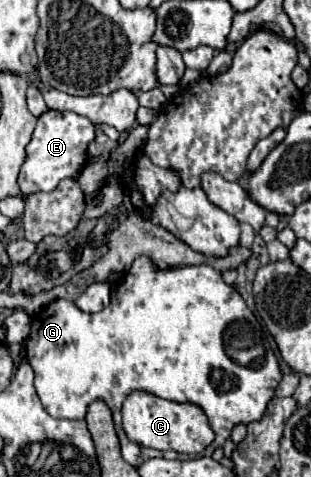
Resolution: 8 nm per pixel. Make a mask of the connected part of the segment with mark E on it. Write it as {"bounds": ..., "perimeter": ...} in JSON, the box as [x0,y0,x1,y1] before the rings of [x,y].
{"bounds":[18,111,94,197],"perimeter":[[[46,111],[40,115],[32,139],[26,145],[26,161],[18,175],[18,185],[24,197],[36,191],[52,191],[62,179],[76,177],[86,163],[90,141],[94,141],[94,125],[90,119],[72,111]]]}

